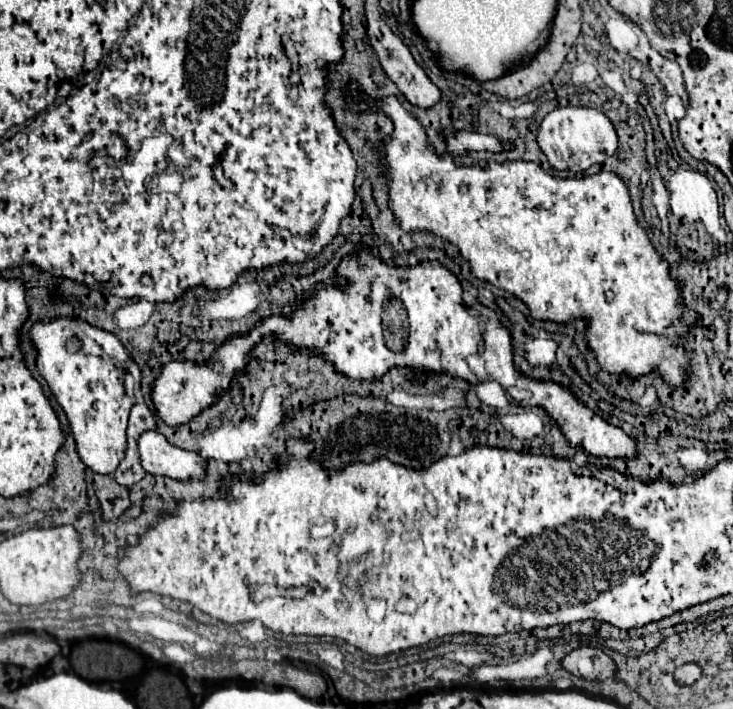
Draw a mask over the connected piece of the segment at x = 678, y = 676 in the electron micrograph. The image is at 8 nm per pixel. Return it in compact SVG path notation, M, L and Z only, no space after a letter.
M690 661L690 663L682 663L676 673L674 673L674 679L678 685L692 685L696 683L698 679L702 677L702 667L696 663L696 661Z

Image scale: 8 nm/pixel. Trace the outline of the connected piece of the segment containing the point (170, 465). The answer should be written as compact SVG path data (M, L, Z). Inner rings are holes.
M144 431L138 437L138 449L140 449L142 467L146 469L146 473L168 475L168 477L178 479L178 481L186 481L186 477L190 477L190 479L204 478L206 459L198 453L194 453L194 451L184 451L184 449L178 449L178 447L170 445L166 441L166 437L160 435L158 431Z

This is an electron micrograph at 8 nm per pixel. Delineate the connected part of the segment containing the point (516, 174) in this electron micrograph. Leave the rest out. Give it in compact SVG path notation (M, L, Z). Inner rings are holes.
M378 99L374 109L382 109L392 121L394 121L394 133L384 149L384 163L388 165L388 189L390 189L390 209L394 211L400 227L406 233L414 233L414 231L432 231L436 235L440 235L442 239L450 241L452 245L456 245L462 253L462 257L468 259L472 273L478 279L486 279L492 285L506 289L510 293L514 293L516 297L520 297L532 311L534 319L550 319L556 323L566 323L578 317L588 317L590 325L588 325L588 343L592 347L592 351L598 357L598 363L604 371L608 373L628 373L628 375L644 375L650 371L658 371L672 389L680 389L688 377L688 363L690 357L684 351L684 347L680 347L680 339L686 335L690 323L694 323L696 313L690 311L686 305L678 303L680 293L676 287L676 281L672 281L668 277L668 263L656 253L656 249L652 247L652 243L648 241L646 233L640 229L640 225L636 223L634 211L632 211L632 201L626 189L626 183L614 175L614 173L606 173L600 171L596 175L584 177L584 179L560 179L560 177L552 177L548 173L544 173L544 169L538 163L526 163L526 161L506 161L506 163L488 163L484 169L480 167L450 167L444 169L440 165L440 157L434 153L434 149L428 145L426 133L420 127L420 123L416 119L412 119L408 115L408 111L400 105L398 99Z

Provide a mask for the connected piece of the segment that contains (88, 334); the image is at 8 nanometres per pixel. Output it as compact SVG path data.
M52 319L48 323L36 321L30 329L30 341L36 349L36 367L40 375L48 381L50 391L54 393L56 401L62 405L70 431L76 439L76 449L80 453L80 459L96 473L112 475L118 467L118 463L124 459L128 441L126 441L126 427L128 427L128 415L132 405L122 403L122 399L136 399L136 391L140 389L140 369L126 353L124 345L114 333L108 333L104 329L98 329L84 319Z

